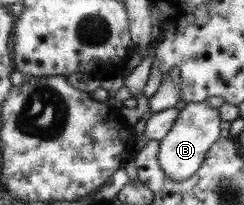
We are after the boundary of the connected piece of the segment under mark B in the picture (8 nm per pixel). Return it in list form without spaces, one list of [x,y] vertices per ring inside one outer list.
[[[205,100],[188,103],[180,111],[169,133],[160,141],[158,162],[163,173],[173,181],[185,181],[193,177],[206,161],[210,147],[220,138],[221,121],[218,109],[209,108]]]

